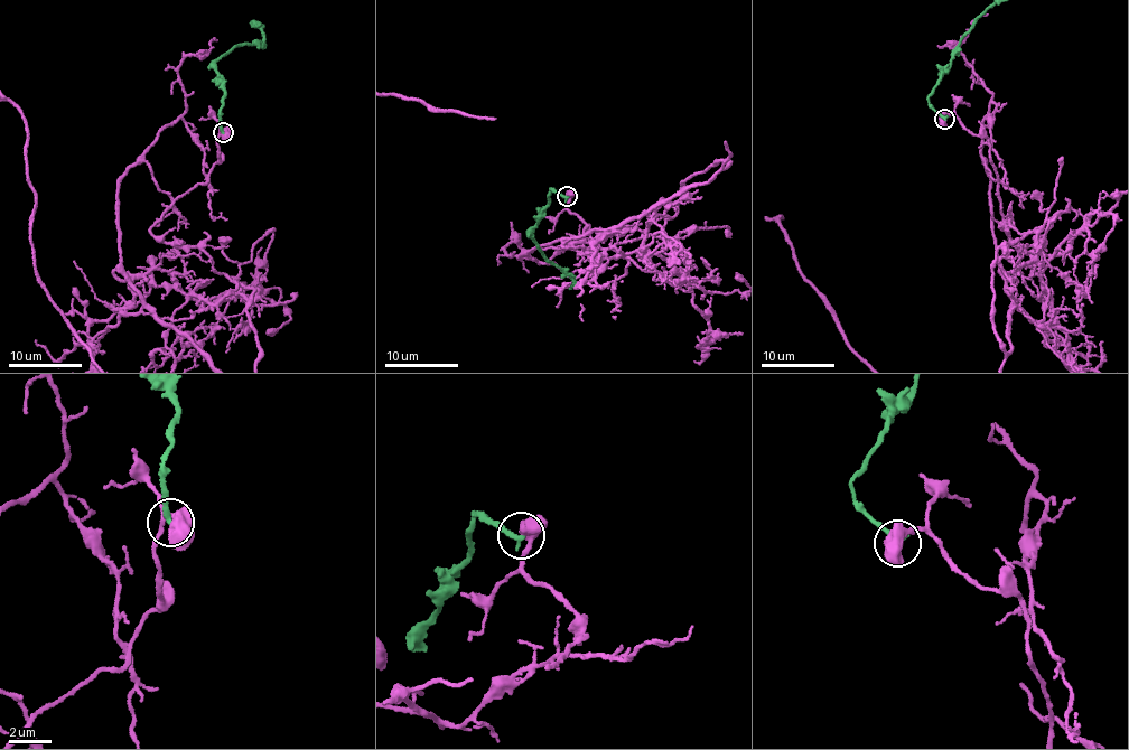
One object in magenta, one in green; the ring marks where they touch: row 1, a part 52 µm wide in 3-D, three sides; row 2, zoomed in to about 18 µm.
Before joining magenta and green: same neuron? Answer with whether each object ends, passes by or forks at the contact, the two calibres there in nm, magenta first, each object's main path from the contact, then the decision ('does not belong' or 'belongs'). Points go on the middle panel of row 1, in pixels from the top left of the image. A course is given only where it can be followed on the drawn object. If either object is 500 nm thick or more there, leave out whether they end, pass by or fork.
600/280 nm | does not belong

